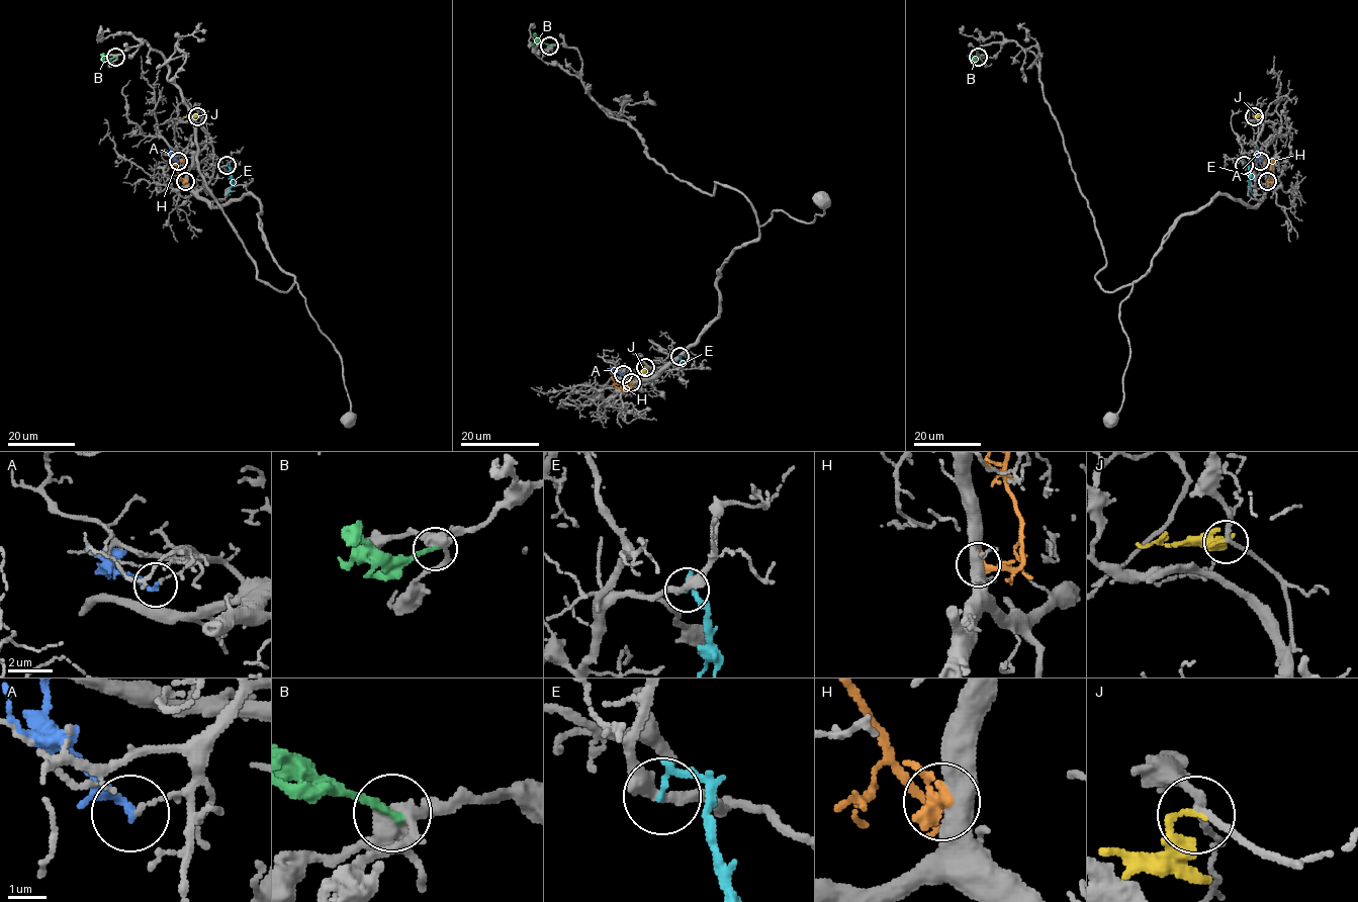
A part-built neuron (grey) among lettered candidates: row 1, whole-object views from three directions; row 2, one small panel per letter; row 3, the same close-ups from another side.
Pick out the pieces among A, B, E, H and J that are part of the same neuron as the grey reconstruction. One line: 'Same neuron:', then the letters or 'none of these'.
Same neuron: none of these

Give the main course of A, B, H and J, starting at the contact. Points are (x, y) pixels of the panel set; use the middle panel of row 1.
A: (623, 374), (610, 368)
B: (550, 46), (542, 43), (535, 32)
H: (631, 382), (629, 390), (624, 390), (614, 381), (616, 379)
J: (645, 367), (633, 377), (635, 380)

